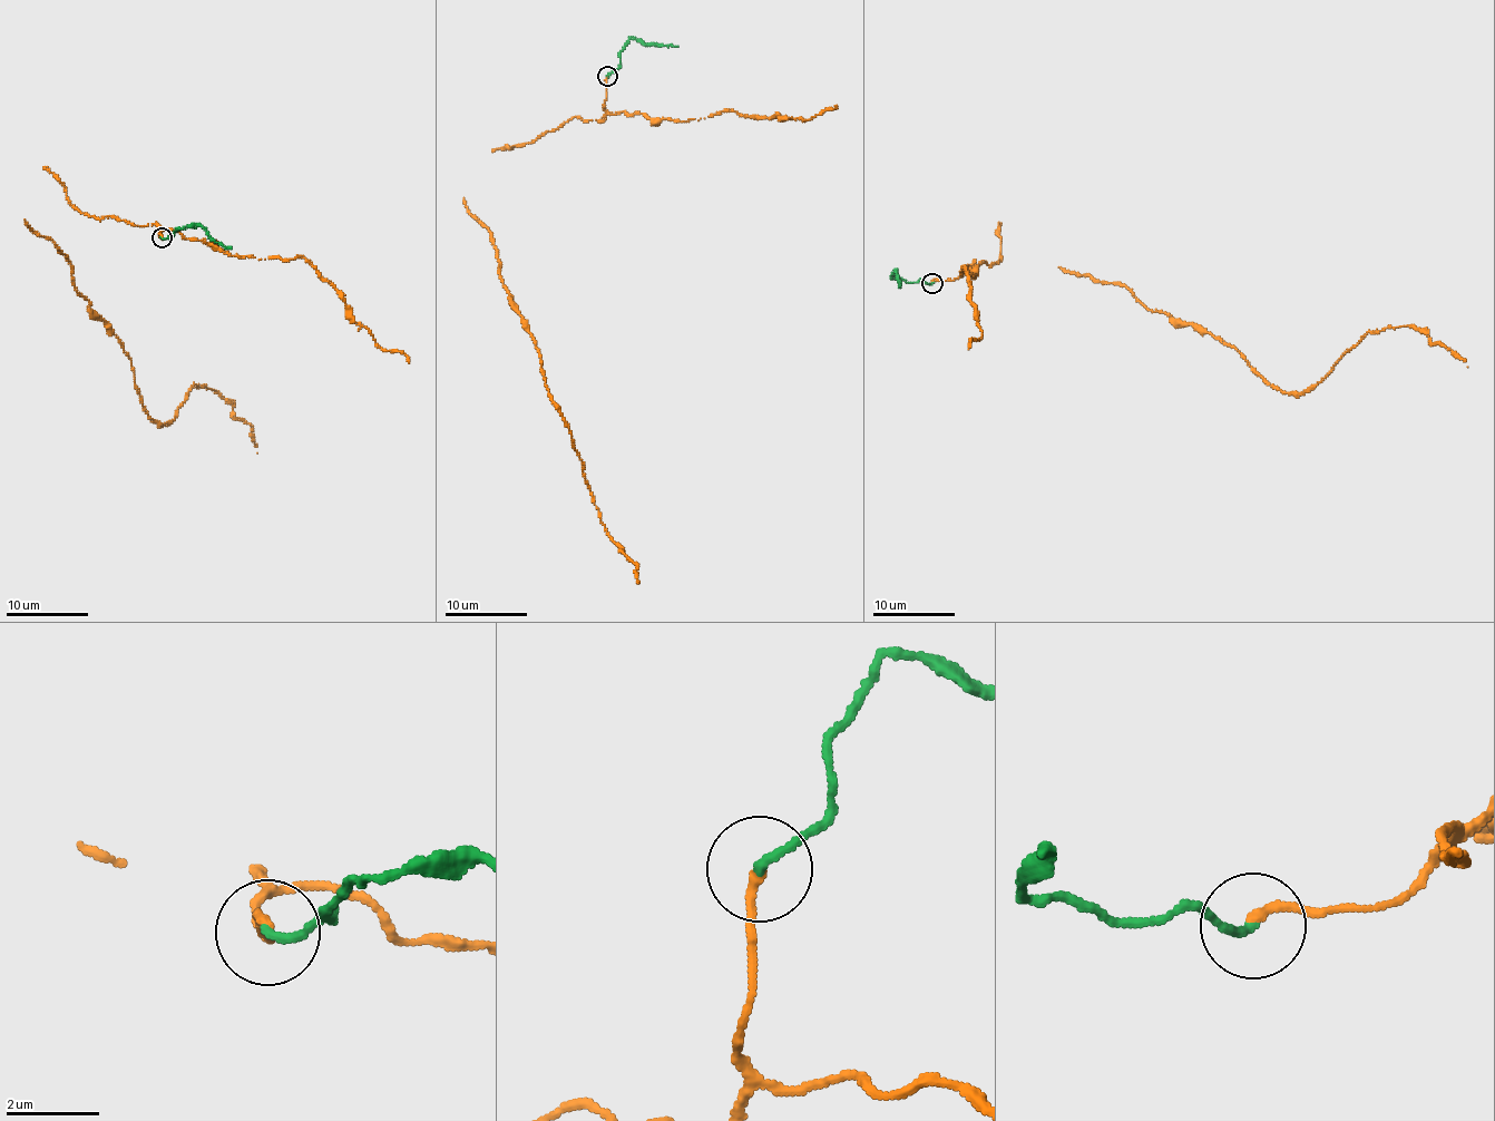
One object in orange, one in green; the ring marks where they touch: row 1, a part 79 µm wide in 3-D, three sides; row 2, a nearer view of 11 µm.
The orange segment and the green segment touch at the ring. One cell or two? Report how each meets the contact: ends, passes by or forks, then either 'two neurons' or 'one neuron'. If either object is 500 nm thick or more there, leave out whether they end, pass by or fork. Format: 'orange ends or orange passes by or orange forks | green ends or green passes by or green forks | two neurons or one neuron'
orange ends | green ends | one neuron

